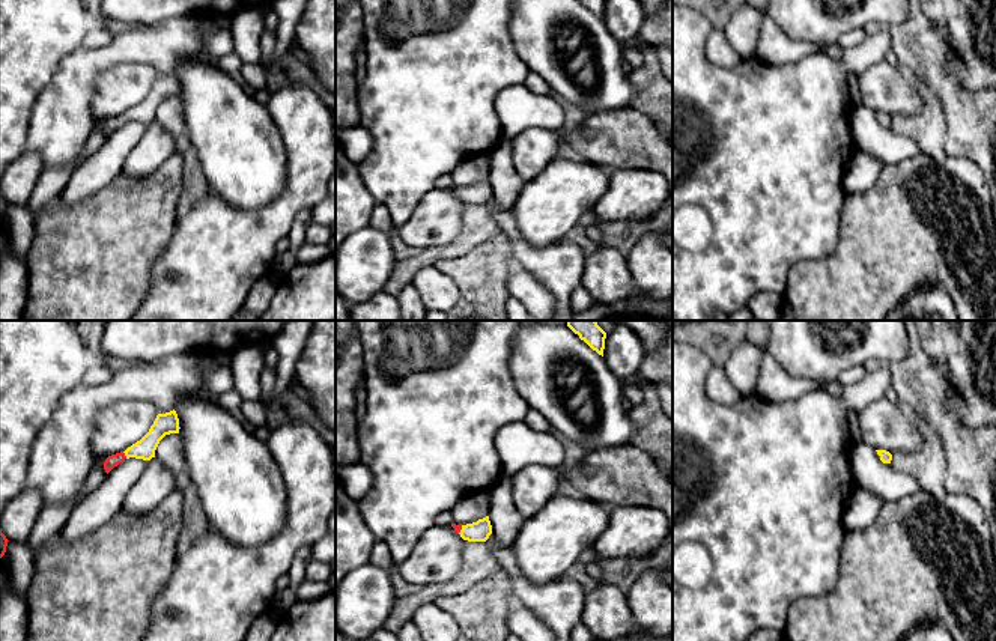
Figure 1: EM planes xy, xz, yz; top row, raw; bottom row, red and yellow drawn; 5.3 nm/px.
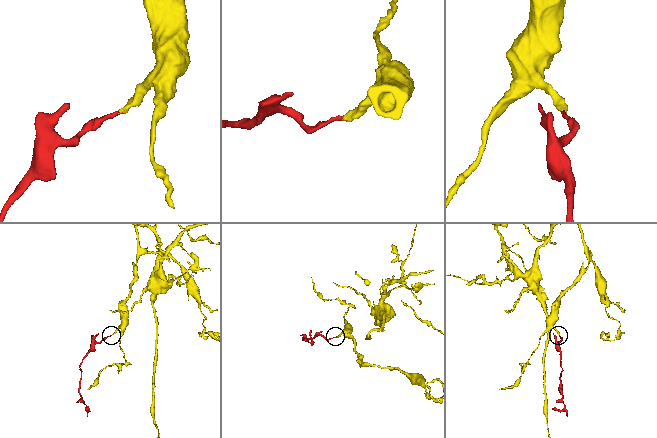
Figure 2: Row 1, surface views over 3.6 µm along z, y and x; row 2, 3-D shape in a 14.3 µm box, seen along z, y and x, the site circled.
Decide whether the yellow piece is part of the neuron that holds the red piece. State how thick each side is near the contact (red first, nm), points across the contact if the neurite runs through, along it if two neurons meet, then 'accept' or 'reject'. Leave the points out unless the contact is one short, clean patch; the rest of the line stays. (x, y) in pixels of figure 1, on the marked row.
70 nm thick on the red side, 110 nm on the other; runs through xy (112, 461), (124, 455), (145, 449); accept

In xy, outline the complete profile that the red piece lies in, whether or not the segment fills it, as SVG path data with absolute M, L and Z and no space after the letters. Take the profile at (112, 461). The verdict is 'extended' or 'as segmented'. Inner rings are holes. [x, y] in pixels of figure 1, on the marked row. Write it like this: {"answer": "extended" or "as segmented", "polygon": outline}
{"answer": "extended", "polygon": "M175 409L165 414L158 414L149 432L140 441L128 447L125 451L111 454L105 459L105 472L108 474L114 466L129 457L150 460L155 457L155 450L159 441L165 435L179 433L179 429L179 418Z"}

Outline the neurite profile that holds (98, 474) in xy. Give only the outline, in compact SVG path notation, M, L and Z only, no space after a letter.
M101 456L95 459L95 465L84 483L81 501L89 497L107 477L107 472L104 469L104 462L108 456Z

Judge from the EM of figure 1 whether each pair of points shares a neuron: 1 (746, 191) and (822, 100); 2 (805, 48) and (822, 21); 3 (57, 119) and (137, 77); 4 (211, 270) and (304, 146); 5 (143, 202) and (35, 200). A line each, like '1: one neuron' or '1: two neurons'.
1: one neuron
2: two neurons
3: two neurons
4: one neuron
5: two neurons

